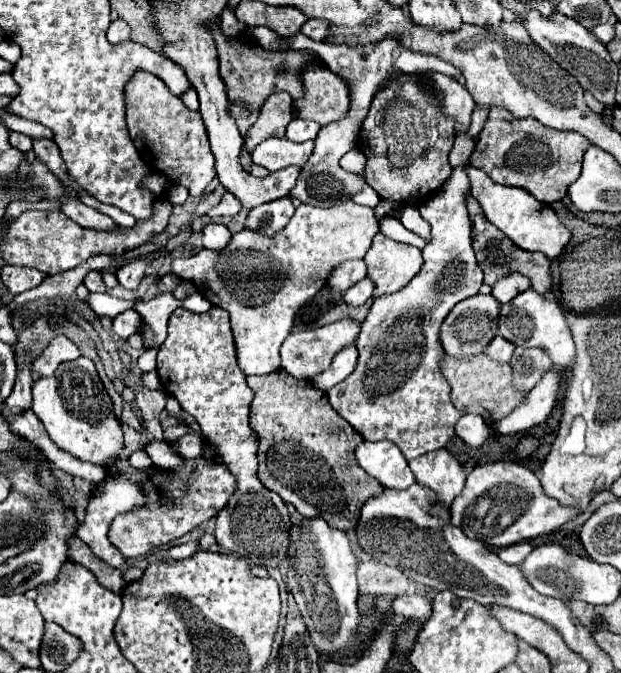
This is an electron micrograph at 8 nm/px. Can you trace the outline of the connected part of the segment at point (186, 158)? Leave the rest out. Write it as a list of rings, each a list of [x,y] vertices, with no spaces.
[[[140,70],[126,84],[124,98],[130,138],[136,150],[140,152],[142,160],[152,170],[164,174],[170,182],[178,182],[180,176],[186,176],[186,188],[190,196],[202,196],[206,186],[216,178],[216,168],[202,116],[200,112],[192,112],[198,110],[196,90],[188,90],[186,96],[182,96],[182,100],[190,108],[188,110],[184,102],[178,96],[174,96],[158,76]]]

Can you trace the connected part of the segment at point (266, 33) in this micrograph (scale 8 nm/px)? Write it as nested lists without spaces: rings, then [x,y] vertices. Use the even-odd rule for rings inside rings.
[[[250,28],[250,34],[254,42],[264,50],[276,50],[280,46],[280,38],[276,38],[270,28]]]

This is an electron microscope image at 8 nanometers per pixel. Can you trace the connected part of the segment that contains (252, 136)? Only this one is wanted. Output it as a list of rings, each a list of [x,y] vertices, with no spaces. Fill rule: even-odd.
[[[286,92],[270,94],[260,110],[260,118],[246,134],[244,148],[252,152],[260,142],[268,138],[284,138],[290,120],[292,120],[292,98]]]

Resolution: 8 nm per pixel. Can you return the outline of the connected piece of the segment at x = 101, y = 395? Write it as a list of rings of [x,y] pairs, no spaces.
[[[76,358],[64,362],[64,394],[60,392],[60,374],[40,378],[32,388],[34,402],[32,410],[44,424],[50,440],[70,452],[74,458],[98,466],[108,466],[120,458],[124,446],[124,432],[118,416],[112,410],[112,400],[104,390],[102,380],[98,378],[96,366],[90,358]]]

